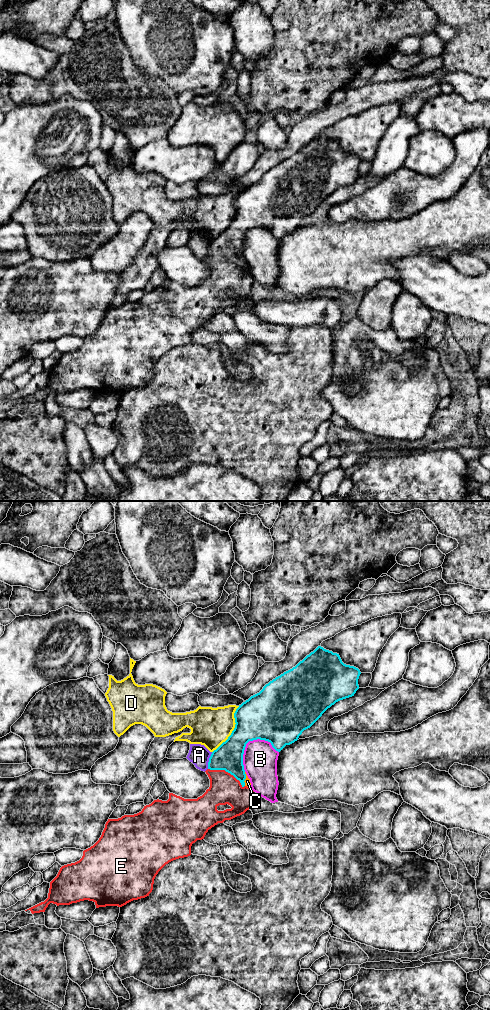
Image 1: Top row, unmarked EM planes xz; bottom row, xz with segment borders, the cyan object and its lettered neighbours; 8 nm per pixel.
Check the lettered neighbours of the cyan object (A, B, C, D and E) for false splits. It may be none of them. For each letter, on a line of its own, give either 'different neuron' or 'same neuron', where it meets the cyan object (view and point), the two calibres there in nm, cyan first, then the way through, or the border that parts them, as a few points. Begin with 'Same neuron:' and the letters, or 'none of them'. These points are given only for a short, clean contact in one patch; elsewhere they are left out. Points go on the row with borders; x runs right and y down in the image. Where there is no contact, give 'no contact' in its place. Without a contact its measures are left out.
Same neuron: E
A: different neuron | xz (209, 760) | 220/170 nm
B: different neuron | xz (249, 740) | 400/280 nm
C: different neuron | xz (245, 778) | 220/50 nm | along xz (244, 772), (245, 785)
D: different neuron | xz (233, 730) | 360/300 nm
E: same neuron | xz (227, 771) | 220/240 nm | across xz (228, 756), (227, 771), (227, 785), (224, 788)

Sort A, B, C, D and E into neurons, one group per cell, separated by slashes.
A / B / C / D / E

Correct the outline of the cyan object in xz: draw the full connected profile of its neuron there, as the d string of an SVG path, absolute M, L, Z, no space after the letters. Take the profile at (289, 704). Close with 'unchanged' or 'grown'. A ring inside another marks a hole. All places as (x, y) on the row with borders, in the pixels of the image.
M318 646L295 667L276 677L263 689L251 696L236 709L234 713L235 728L228 739L214 750L209 758L205 771L210 779L210 787L197 799L184 799L169 793L167 801L154 800L144 806L141 812L124 815L118 819L108 819L99 840L83 851L82 858L60 868L57 876L50 882L48 898L27 910L32 914L45 912L50 903L70 905L84 900L93 901L96 908L106 906L122 907L127 903L145 898L153 890L154 879L158 872L169 862L191 855L191 846L197 840L204 839L209 829L244 814L251 808L253 790L245 785L246 774L243 765L243 754L246 744L253 740L265 740L280 752L286 745L298 740L302 732L310 728L322 714L336 702L352 697L359 689L358 679L361 672L358 668L346 665L339 654ZM219 805L230 805L231 809L218 811Z; grown

